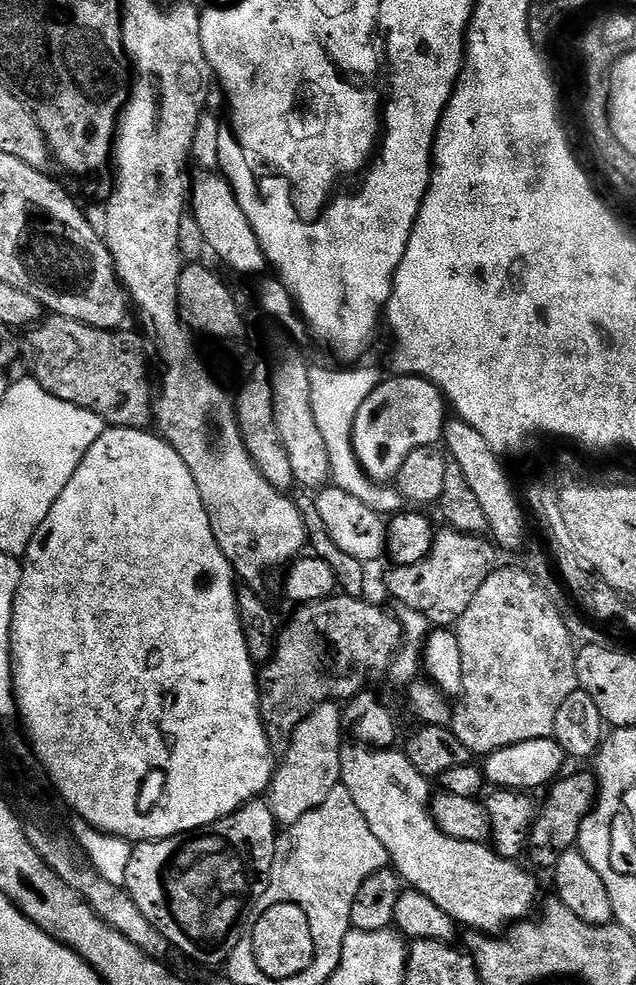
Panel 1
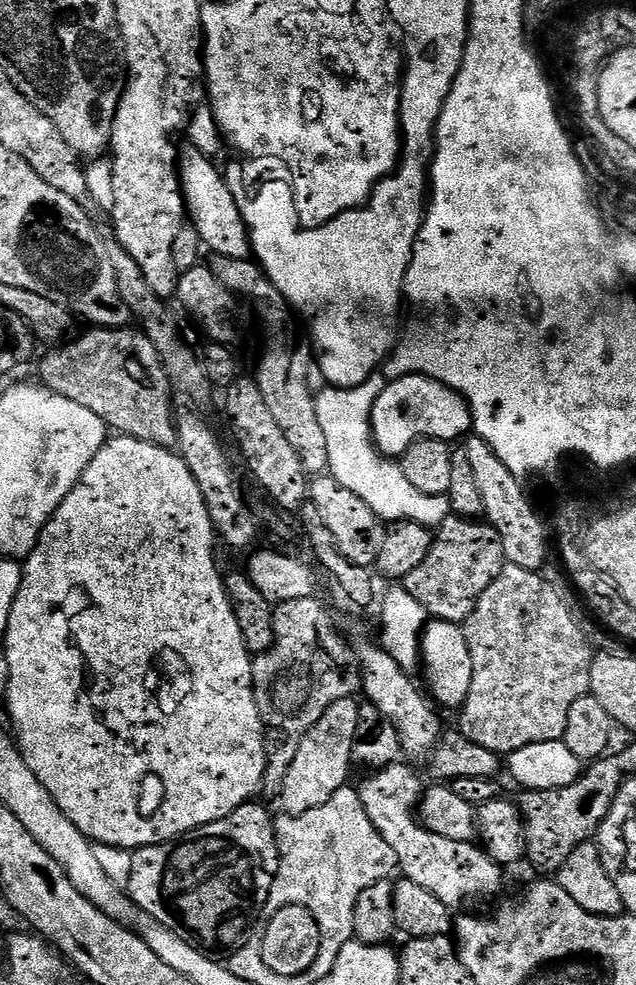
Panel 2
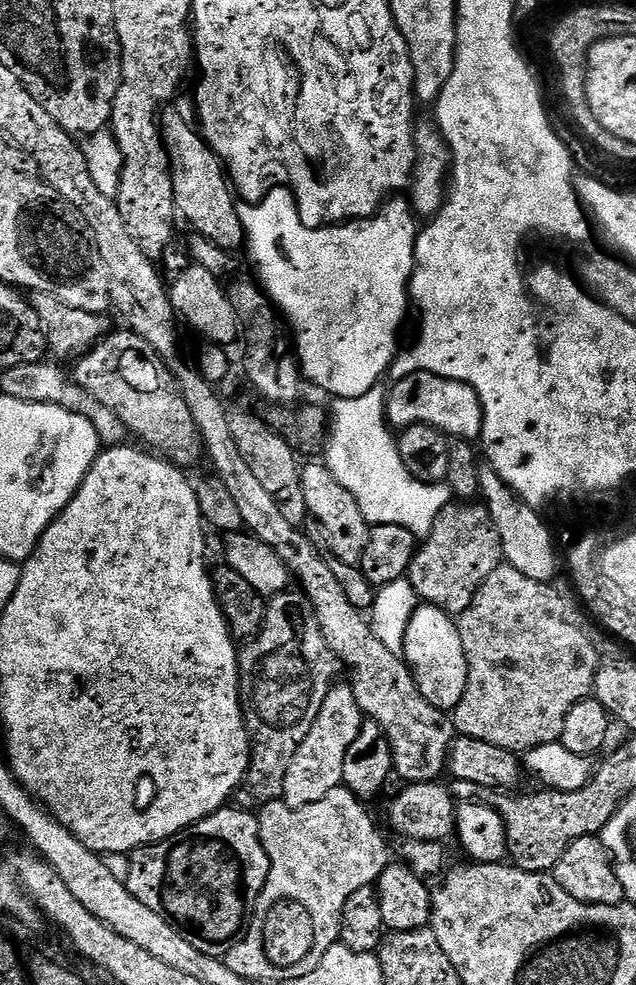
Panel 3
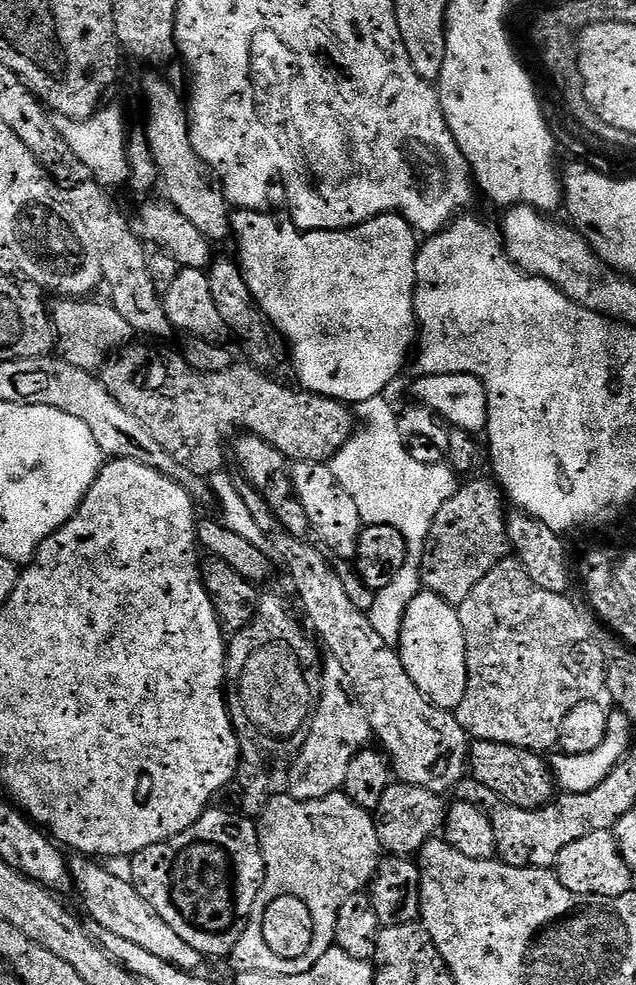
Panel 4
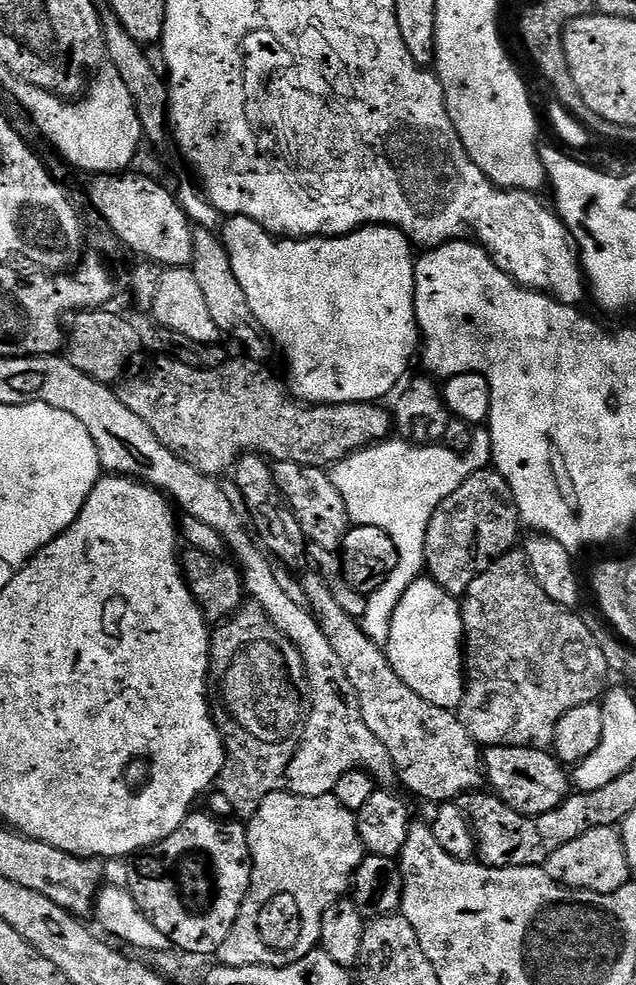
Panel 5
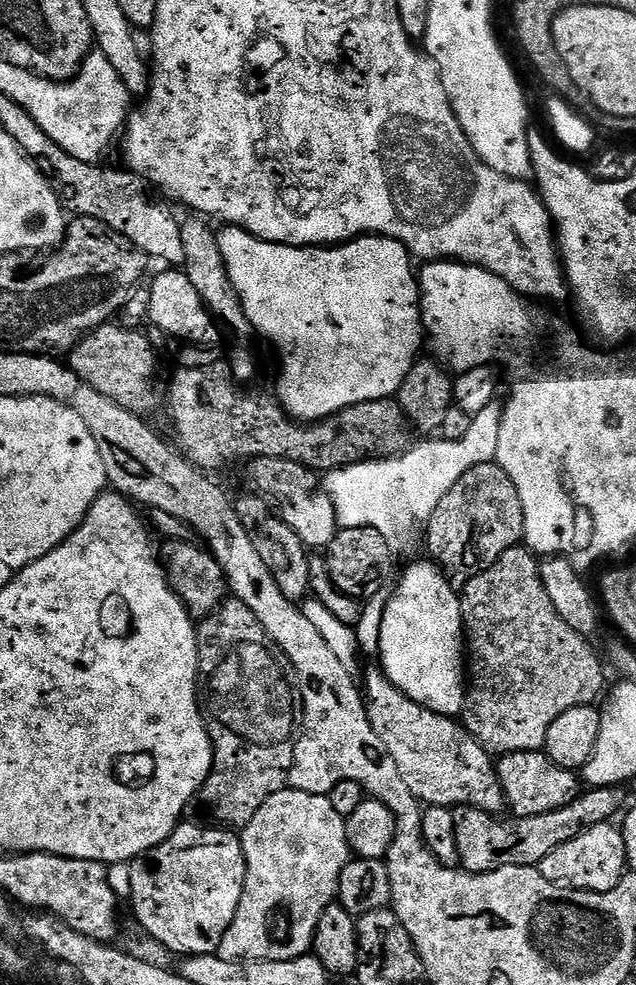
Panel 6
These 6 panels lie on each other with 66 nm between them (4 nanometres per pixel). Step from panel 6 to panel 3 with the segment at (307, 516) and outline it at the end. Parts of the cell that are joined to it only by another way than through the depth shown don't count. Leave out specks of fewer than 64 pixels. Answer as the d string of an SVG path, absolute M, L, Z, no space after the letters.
M305 463L300 469L300 477L302 478L302 494L306 494L309 517L313 521L316 519L332 535L332 540L336 543L336 552L340 555L339 563L359 565L360 559L366 554L366 546L370 542L373 525L369 524L363 516L362 509L354 496L338 482L337 478L334 478L327 463Z

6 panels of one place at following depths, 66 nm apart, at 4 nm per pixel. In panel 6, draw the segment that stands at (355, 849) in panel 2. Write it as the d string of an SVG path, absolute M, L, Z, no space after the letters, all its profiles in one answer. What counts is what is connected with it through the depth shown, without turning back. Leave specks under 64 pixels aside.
M289 786L266 798L266 802L262 802L262 810L258 810L258 814L254 814L254 818L250 818L248 825L239 833L241 848L245 852L246 878L238 908L264 908L262 912L266 912L266 908L277 908L272 912L279 917L282 906L276 906L276 896L298 894L314 894L320 896L322 906L331 905L336 900L338 878L342 878L342 870L346 870L350 859L347 825L345 816L330 806L327 795L310 794Z

